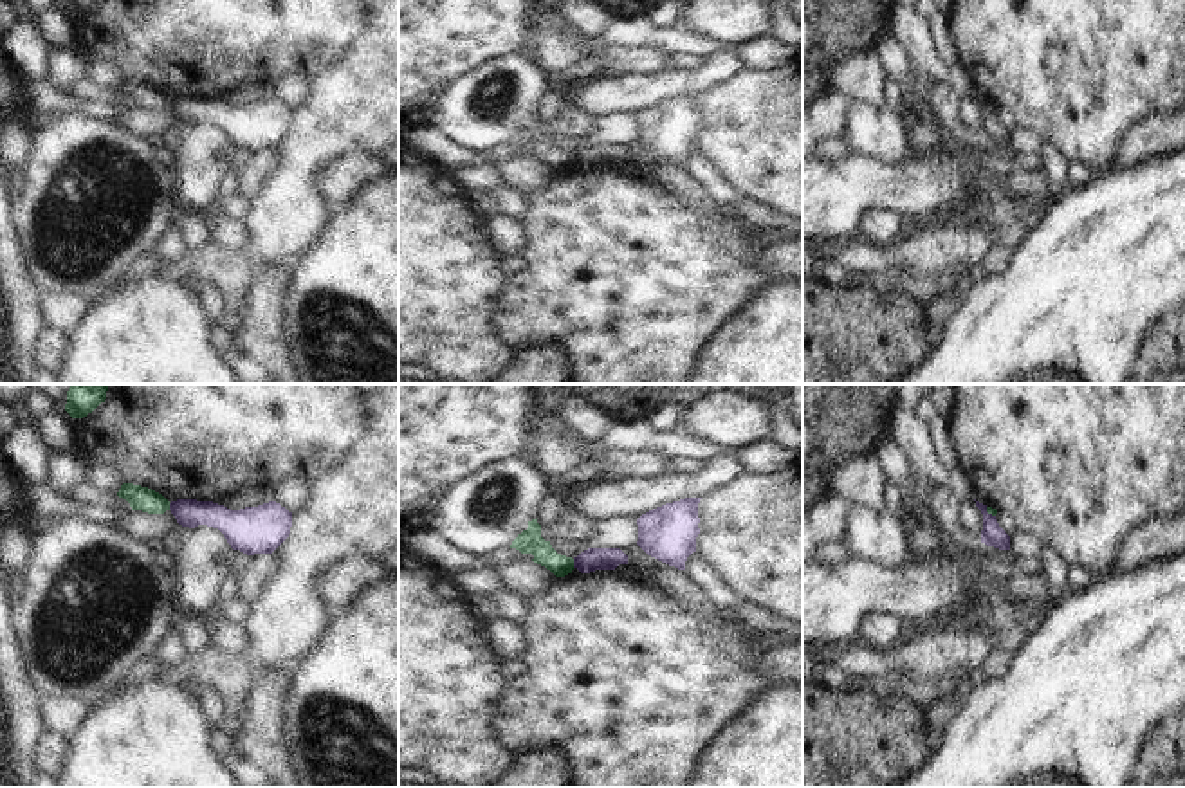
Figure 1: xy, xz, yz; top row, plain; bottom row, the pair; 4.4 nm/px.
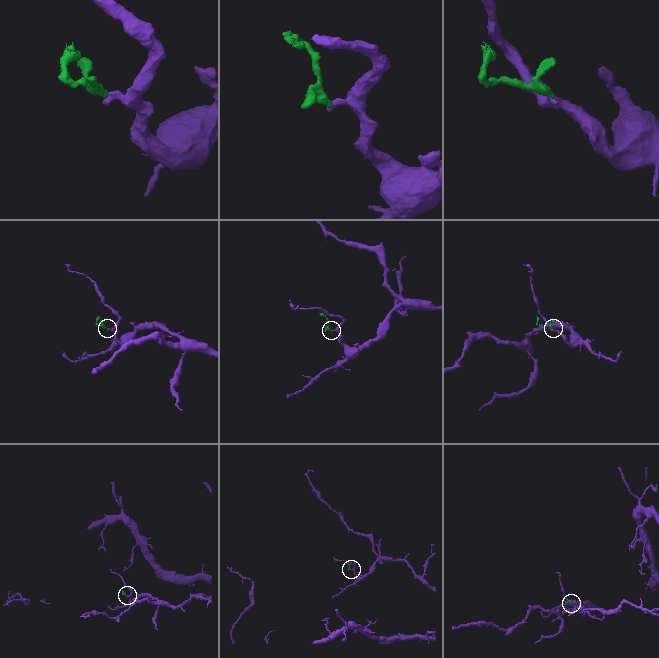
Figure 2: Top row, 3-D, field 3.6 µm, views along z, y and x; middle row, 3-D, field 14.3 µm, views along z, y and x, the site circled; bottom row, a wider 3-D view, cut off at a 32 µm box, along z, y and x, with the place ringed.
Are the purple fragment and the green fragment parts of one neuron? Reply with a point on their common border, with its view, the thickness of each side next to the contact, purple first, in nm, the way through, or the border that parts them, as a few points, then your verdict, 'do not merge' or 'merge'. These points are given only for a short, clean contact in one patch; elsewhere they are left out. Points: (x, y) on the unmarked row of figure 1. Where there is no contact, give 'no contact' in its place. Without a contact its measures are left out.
xz (574, 159) | 100/110 nm | along xz (572, 155), (574, 163) | do not merge

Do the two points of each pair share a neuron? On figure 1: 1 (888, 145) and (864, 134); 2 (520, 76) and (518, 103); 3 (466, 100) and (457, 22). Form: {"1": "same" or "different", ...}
{"1": "same", "2": "same", "3": "different"}

